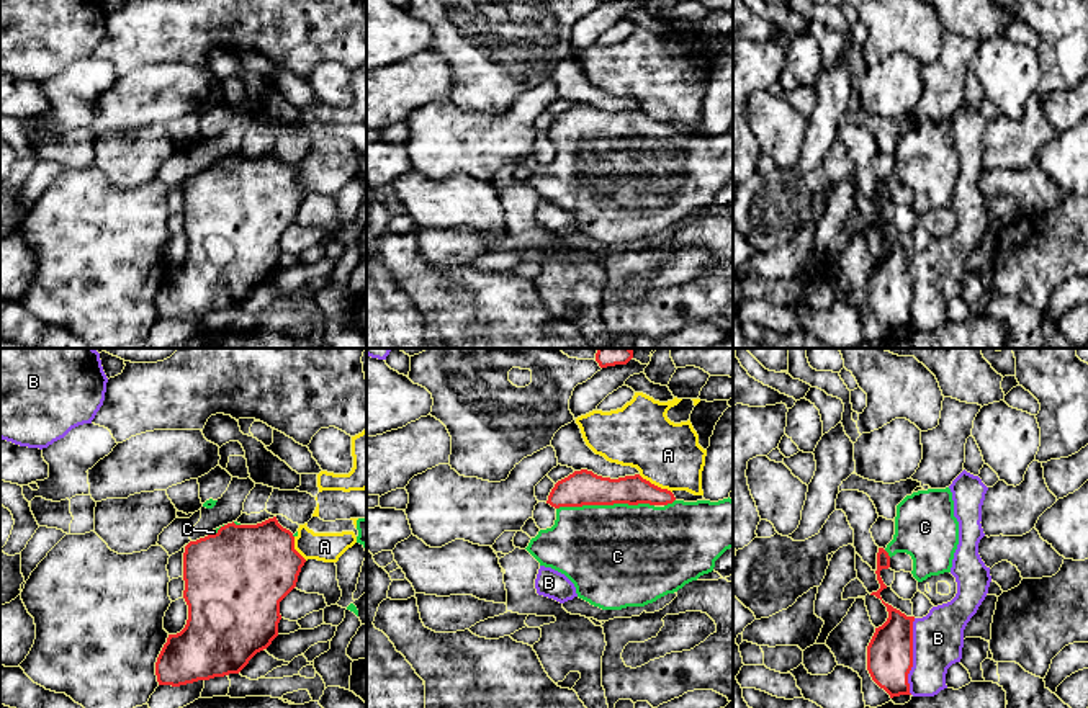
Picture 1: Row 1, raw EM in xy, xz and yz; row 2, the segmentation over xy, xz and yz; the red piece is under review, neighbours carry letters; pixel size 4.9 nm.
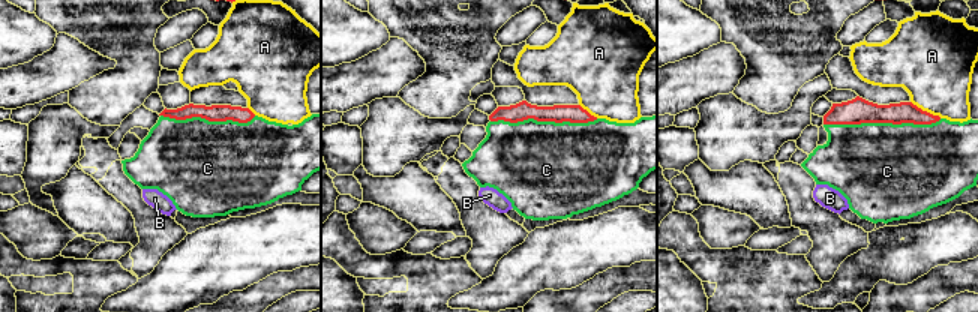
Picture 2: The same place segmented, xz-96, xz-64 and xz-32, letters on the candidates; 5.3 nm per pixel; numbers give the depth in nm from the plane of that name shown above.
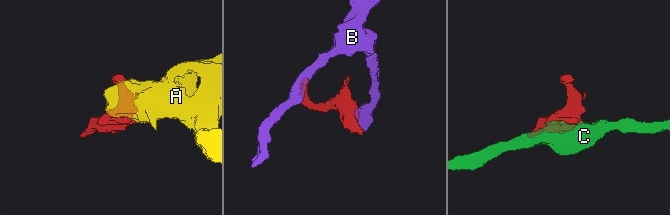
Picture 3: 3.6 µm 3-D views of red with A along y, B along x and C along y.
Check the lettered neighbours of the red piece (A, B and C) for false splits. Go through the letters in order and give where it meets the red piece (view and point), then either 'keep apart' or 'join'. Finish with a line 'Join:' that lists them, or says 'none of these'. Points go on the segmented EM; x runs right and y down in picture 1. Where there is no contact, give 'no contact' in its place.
A: xz (653, 484) | keep apart
B: yz (912, 656) | keep apart
C: xz (604, 504) | join
Join: C

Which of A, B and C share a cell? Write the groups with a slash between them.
A / B / C

